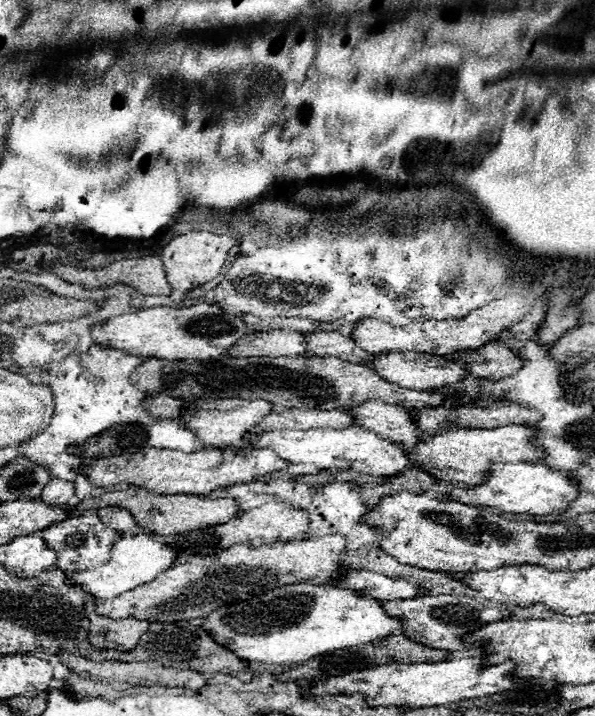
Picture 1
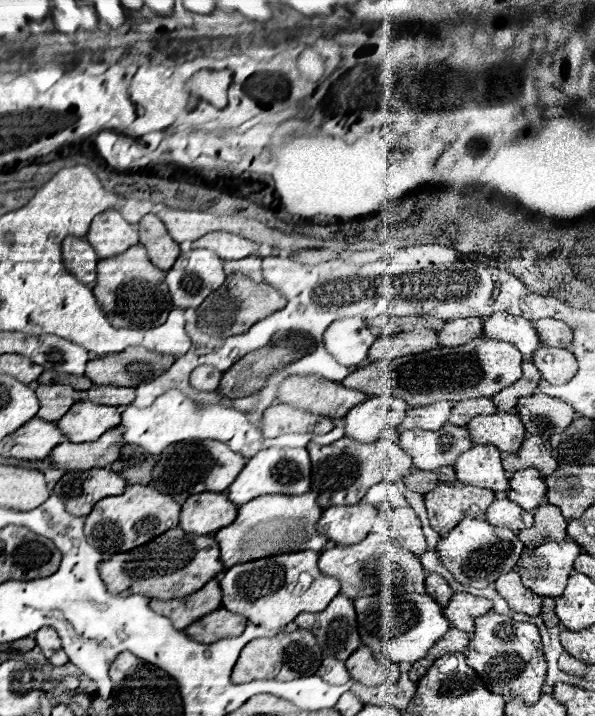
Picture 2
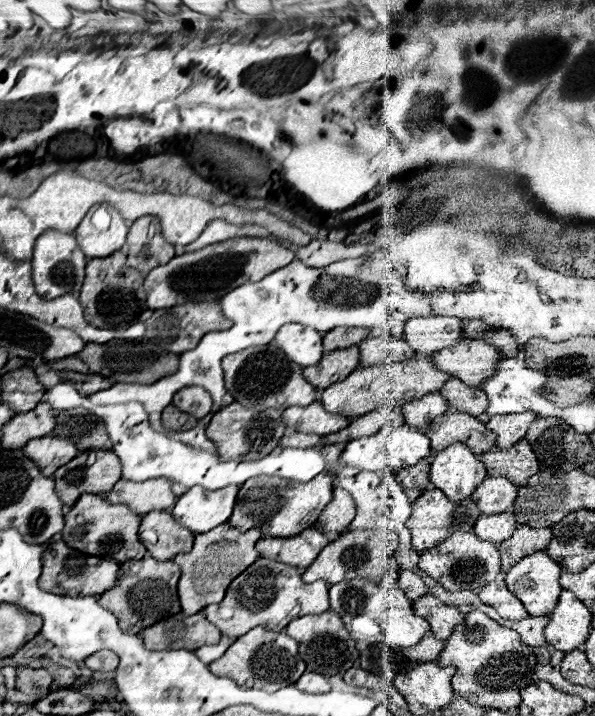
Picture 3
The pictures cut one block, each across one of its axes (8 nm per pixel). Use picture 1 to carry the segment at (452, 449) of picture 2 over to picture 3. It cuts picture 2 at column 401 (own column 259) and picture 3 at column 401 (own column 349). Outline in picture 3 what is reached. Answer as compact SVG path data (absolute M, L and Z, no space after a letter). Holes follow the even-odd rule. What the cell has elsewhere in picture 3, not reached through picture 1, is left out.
M404 424L400 428L384 426L374 436L362 436L358 440L348 442L340 456L340 462L344 466L358 466L362 470L372 470L372 472L378 472L378 470L396 472L396 470L404 470L404 466L416 466L416 462L428 458L430 454L432 454L430 438L422 430L414 430Z

